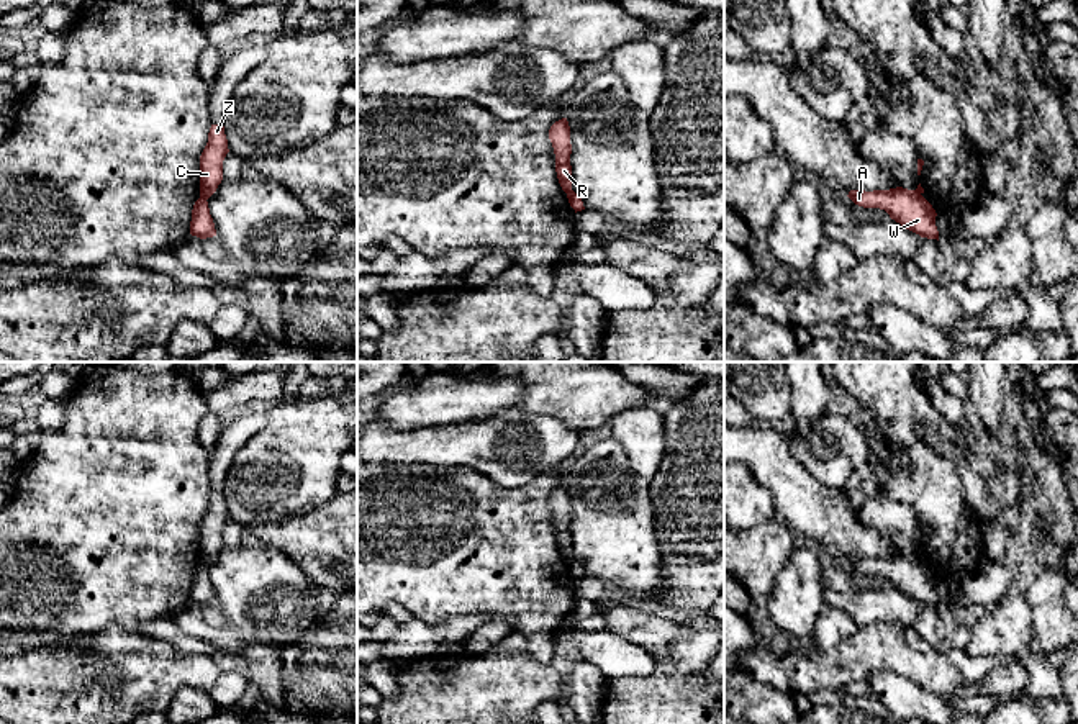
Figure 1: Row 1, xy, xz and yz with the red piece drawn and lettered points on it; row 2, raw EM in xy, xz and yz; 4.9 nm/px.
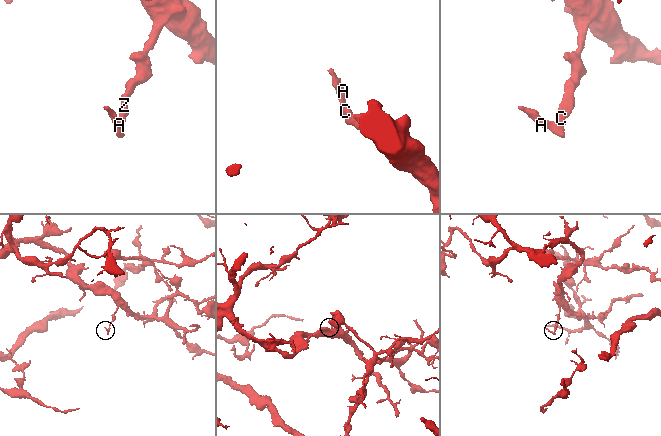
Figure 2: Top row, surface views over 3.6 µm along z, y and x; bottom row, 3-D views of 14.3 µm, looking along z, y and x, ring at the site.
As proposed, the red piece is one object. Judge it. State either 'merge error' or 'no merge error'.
merge error

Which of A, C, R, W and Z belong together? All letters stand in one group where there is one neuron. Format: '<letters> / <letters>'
A R W / C Z

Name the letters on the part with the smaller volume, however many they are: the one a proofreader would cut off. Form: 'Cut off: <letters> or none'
Cut off: A, R, W

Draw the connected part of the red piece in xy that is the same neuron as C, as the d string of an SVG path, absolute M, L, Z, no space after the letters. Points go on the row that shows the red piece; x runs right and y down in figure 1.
M211 124L208 143L200 156L200 197L208 200L223 180L223 161L228 149L228 139L223 124Z

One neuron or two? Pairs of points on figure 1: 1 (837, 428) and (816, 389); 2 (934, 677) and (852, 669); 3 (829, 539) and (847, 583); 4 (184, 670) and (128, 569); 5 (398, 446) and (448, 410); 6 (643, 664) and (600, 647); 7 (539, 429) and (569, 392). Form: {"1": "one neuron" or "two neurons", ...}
{"1": "two neurons", "2": "one neuron", "3": "two neurons", "4": "two neurons", "5": "two neurons", "6": "one neuron", "7": "two neurons"}

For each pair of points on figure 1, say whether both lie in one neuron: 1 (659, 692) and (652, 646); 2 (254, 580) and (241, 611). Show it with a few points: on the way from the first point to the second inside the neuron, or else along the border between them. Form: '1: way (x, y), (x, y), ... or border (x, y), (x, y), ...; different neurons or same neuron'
1: way (661, 680), (661, 657); same neuron
2: way (254, 588), (249, 603); same neuron

